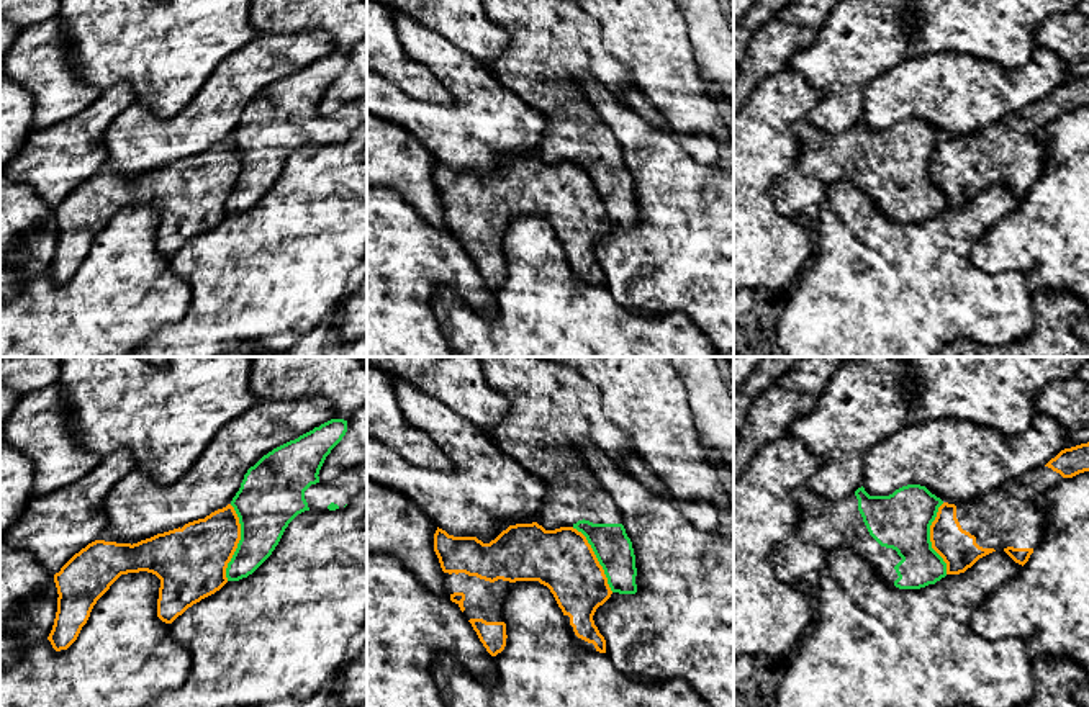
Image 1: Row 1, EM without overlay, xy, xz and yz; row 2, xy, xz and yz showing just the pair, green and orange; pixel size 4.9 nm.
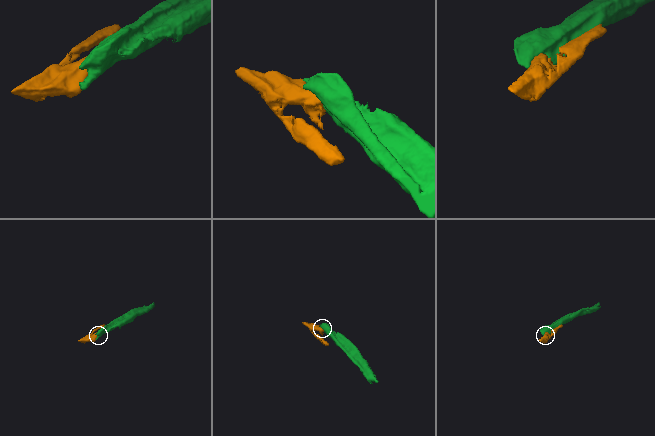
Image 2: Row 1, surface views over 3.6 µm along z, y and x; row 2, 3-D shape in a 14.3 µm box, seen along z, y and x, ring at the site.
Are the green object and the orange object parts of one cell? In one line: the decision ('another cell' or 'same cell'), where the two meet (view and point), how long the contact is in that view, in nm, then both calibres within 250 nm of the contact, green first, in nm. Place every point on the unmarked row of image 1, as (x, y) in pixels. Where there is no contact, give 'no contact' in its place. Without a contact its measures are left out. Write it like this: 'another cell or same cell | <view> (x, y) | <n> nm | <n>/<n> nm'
another cell | xy (239, 175) | 380 nm | 300/340 nm

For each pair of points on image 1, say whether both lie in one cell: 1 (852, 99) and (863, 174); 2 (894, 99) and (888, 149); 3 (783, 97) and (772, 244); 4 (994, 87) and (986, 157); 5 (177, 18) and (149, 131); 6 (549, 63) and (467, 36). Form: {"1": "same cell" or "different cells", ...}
{"1": "different cells", "2": "different cells", "3": "same cell", "4": "different cells", "5": "different cells", "6": "different cells"}

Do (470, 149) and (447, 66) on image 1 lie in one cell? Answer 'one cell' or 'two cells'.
one cell

